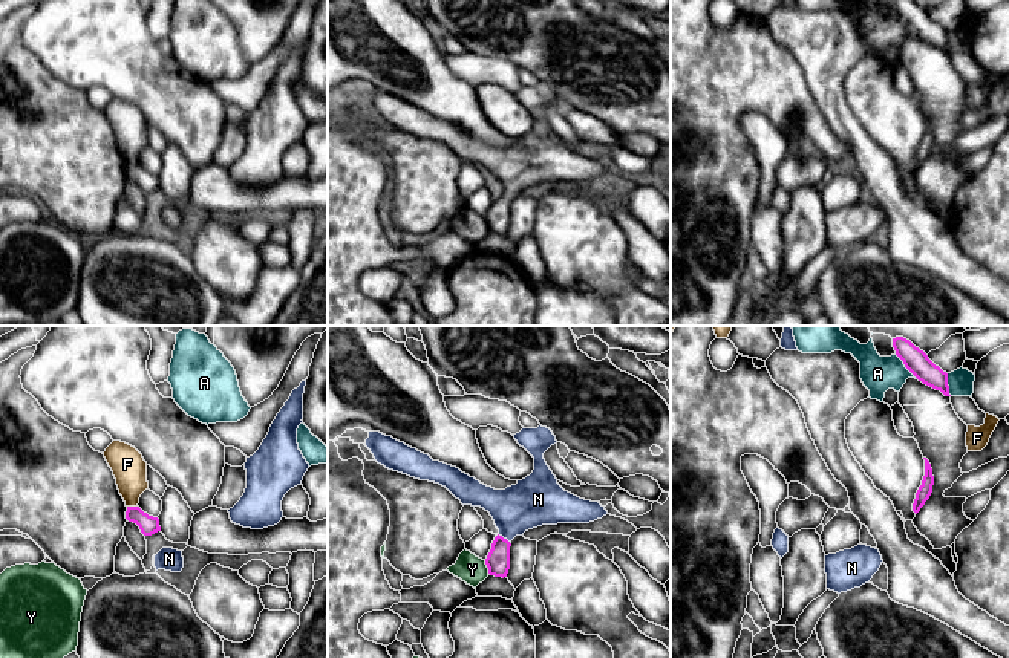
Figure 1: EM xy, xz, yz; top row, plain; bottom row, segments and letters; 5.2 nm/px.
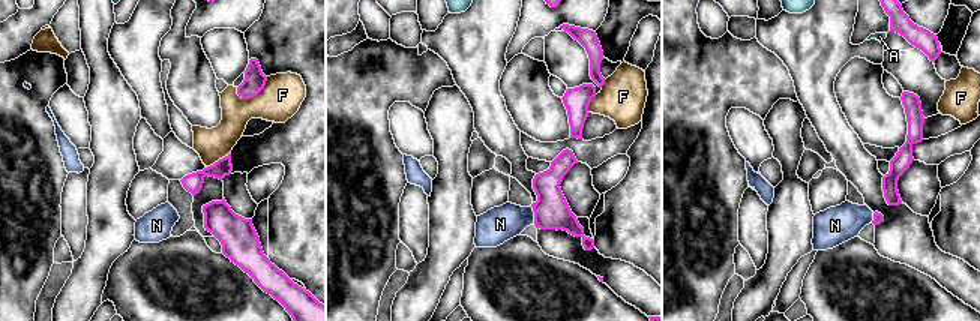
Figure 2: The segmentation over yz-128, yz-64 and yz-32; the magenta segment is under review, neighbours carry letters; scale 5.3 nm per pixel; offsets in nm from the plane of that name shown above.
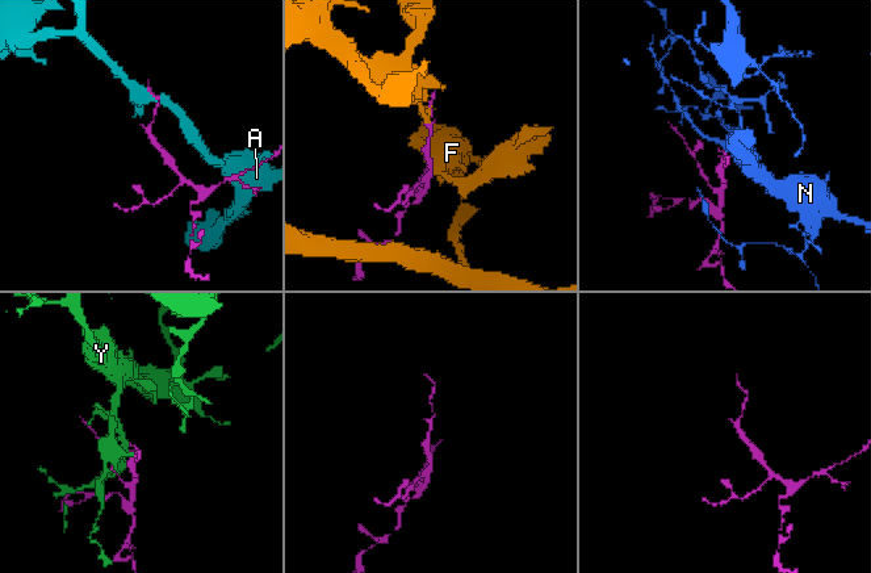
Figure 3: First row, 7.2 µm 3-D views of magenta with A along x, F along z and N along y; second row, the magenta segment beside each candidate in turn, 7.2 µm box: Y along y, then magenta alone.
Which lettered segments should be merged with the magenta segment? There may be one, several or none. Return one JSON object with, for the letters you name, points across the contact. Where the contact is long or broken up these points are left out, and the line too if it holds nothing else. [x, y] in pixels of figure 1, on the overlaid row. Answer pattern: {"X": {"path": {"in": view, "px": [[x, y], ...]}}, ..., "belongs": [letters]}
{"N": {"path": {"in": "xz", "px": [[498, 560], [502, 537], [510, 524], [532, 502]]}}, "belongs": ["N"]}

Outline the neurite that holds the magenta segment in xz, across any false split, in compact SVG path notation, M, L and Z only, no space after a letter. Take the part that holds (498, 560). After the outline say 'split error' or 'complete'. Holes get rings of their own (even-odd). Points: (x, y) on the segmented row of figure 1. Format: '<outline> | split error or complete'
M522 428L513 436L534 458L534 470L505 490L487 487L459 468L433 461L429 454L380 432L369 432L366 447L386 468L439 484L462 505L488 511L499 534L491 543L485 565L490 575L504 578L510 569L510 542L516 536L542 525L589 523L608 514L599 502L580 499L557 484L544 459L544 453L557 442L550 428Z | split error

